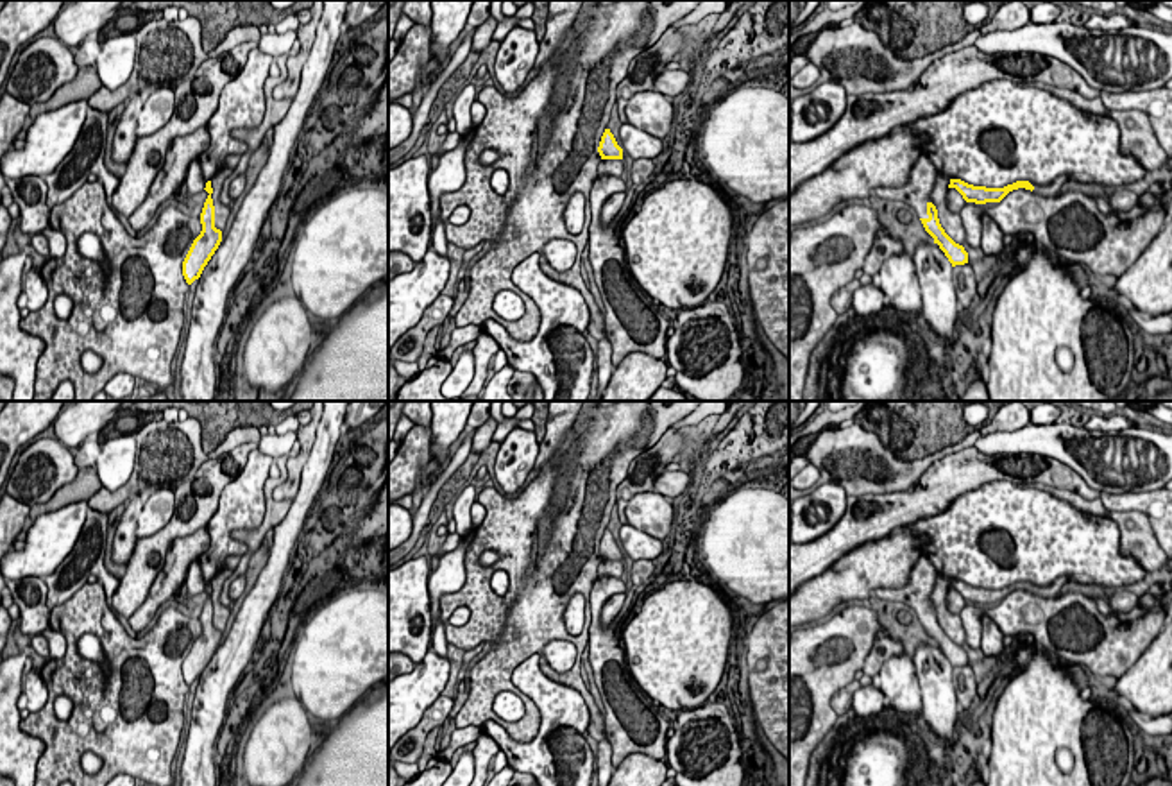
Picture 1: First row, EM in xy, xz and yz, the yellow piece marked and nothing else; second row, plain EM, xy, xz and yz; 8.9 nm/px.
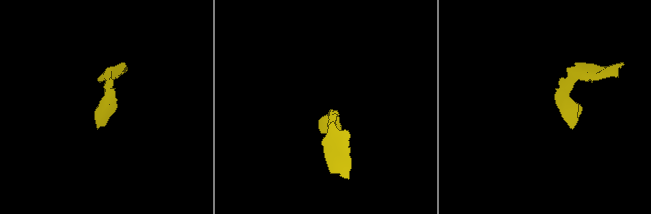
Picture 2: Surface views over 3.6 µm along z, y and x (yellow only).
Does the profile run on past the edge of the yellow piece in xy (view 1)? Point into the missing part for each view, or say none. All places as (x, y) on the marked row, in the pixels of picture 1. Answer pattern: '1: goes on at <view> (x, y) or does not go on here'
1: does not go on here

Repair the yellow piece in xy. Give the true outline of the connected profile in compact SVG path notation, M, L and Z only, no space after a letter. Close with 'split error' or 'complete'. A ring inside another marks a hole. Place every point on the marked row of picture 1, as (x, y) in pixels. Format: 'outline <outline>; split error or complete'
outline M211 181L206 183L204 188L209 195L204 202L202 213L200 213L200 224L202 231L193 240L184 261L183 261L183 276L188 285L191 285L195 279L200 278L204 267L218 249L222 242L222 231L215 227L215 206L213 206L213 188Z; complete

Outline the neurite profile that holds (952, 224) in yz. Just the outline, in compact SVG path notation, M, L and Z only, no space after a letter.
M938 174L934 181L934 188L930 192L930 202L938 209L938 218L945 233L955 242L963 243L966 240L964 226L959 213L952 213L945 204L945 193L950 184L948 175Z

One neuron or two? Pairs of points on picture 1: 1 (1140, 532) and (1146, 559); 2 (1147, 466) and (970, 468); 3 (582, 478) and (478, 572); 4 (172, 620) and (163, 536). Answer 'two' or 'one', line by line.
1: one
2: two
3: one
4: two

